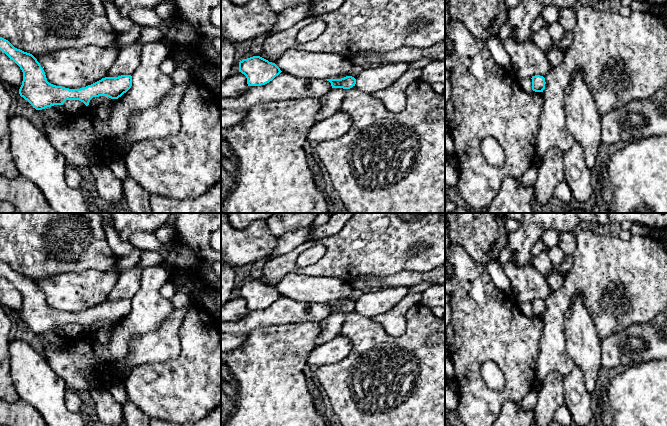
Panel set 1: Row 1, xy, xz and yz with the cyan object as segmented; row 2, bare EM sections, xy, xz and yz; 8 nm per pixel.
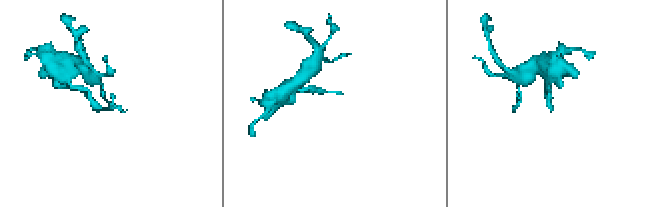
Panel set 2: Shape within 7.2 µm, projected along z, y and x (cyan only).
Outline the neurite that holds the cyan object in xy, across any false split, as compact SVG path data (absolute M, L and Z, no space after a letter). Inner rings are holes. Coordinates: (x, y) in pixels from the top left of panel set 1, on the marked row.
M0 37L0 50L22 70L23 81L19 94L36 110L63 105L66 100L79 100L88 106L93 97L107 96L118 99L132 86L131 75L105 77L80 89L56 86L47 81L43 68L32 54L15 48L2 37Z

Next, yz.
M535 75L532 78L524 78L518 80L518 83L523 91L530 93L532 91L535 92L543 92L545 89L545 78L540 75Z

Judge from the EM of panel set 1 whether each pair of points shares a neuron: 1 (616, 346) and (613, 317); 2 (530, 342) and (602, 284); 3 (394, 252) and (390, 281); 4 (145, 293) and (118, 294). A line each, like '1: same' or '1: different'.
1: different
2: different
3: different
4: different

